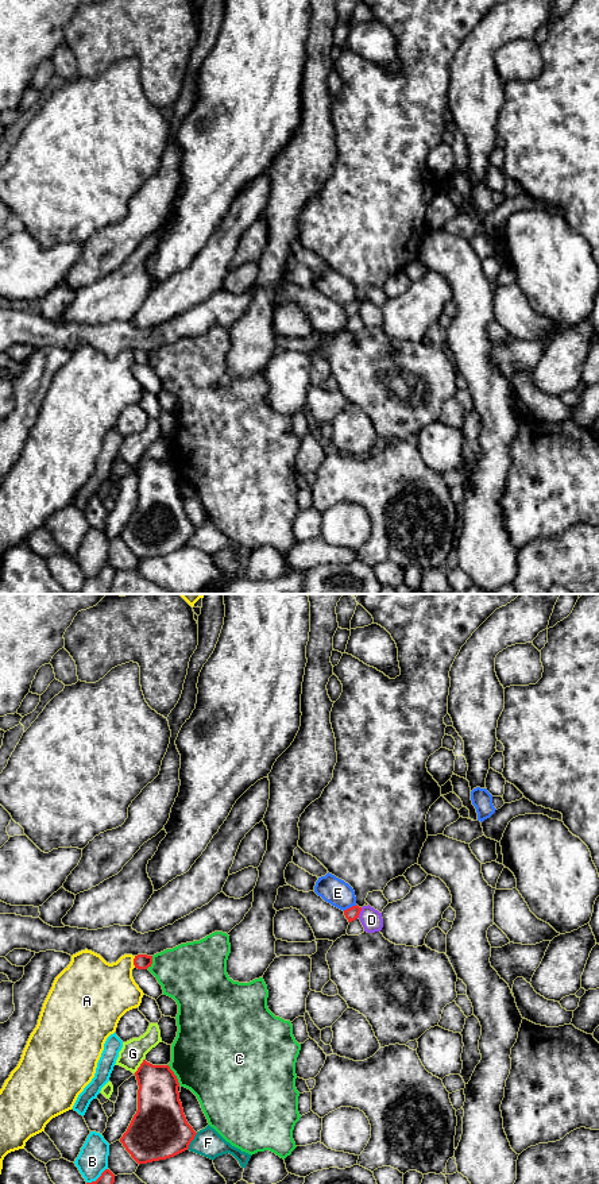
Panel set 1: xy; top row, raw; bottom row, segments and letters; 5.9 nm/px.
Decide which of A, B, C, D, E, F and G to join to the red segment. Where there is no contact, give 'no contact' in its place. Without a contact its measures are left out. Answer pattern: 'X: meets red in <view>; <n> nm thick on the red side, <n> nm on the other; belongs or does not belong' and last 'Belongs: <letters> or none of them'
A: meets red in xy; 100 nm thick on the red side, 340 nm on the other; does not belong
B: meets red in xy; 170 nm thick on the red side, 180 nm on the other; does not belong
C: meets red in xy; 280 nm thick on the red side, 480 nm on the other; does not belong
D: meets red in xy; 80 nm thick on the red side, 130 nm on the other; does not belong
E: meets red in xy; 80 nm thick on the red side, 160 nm on the other; does not belong
F: meets red in xy; 340 nm thick on the red side, 170 nm on the other; does not belong
G: meets red in xy; 260 nm thick on the red side, 150 nm on the other; does not belong
Belongs: none of them

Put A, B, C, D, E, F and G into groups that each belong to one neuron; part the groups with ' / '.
A / B / C / D / E / F / G

